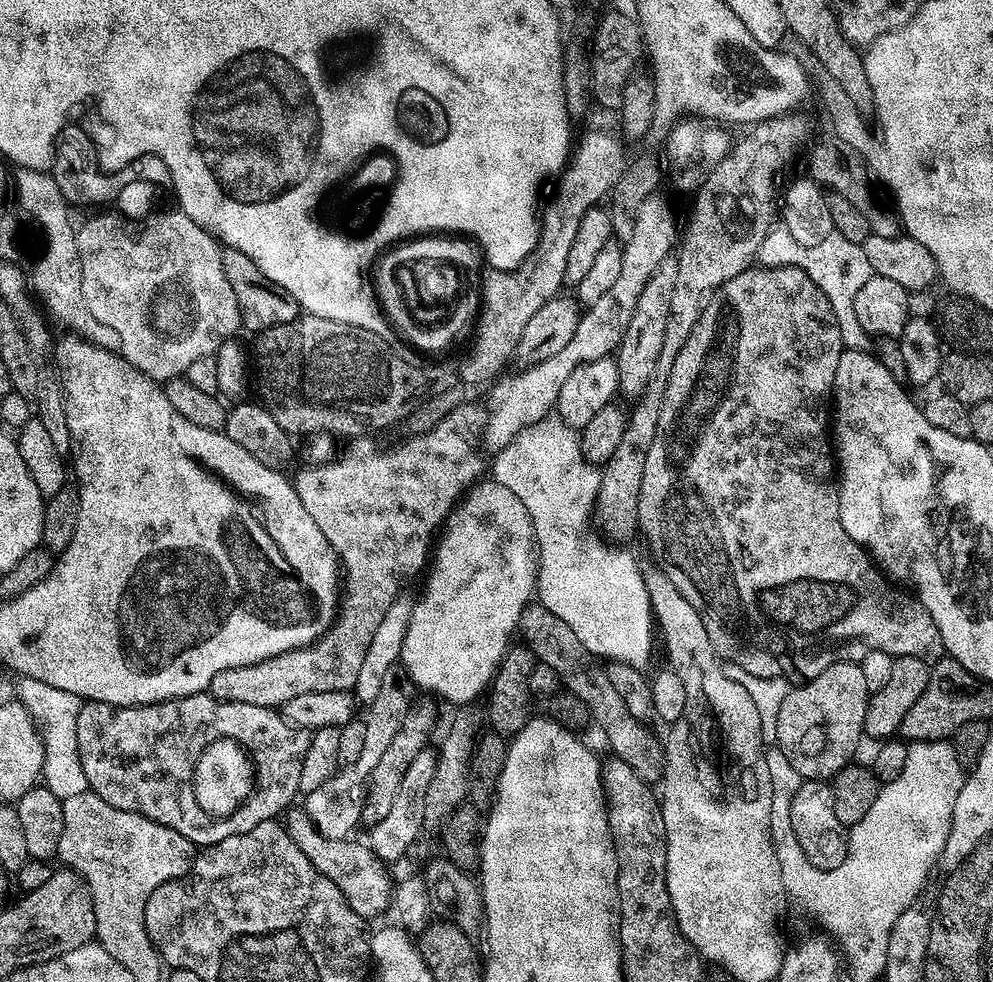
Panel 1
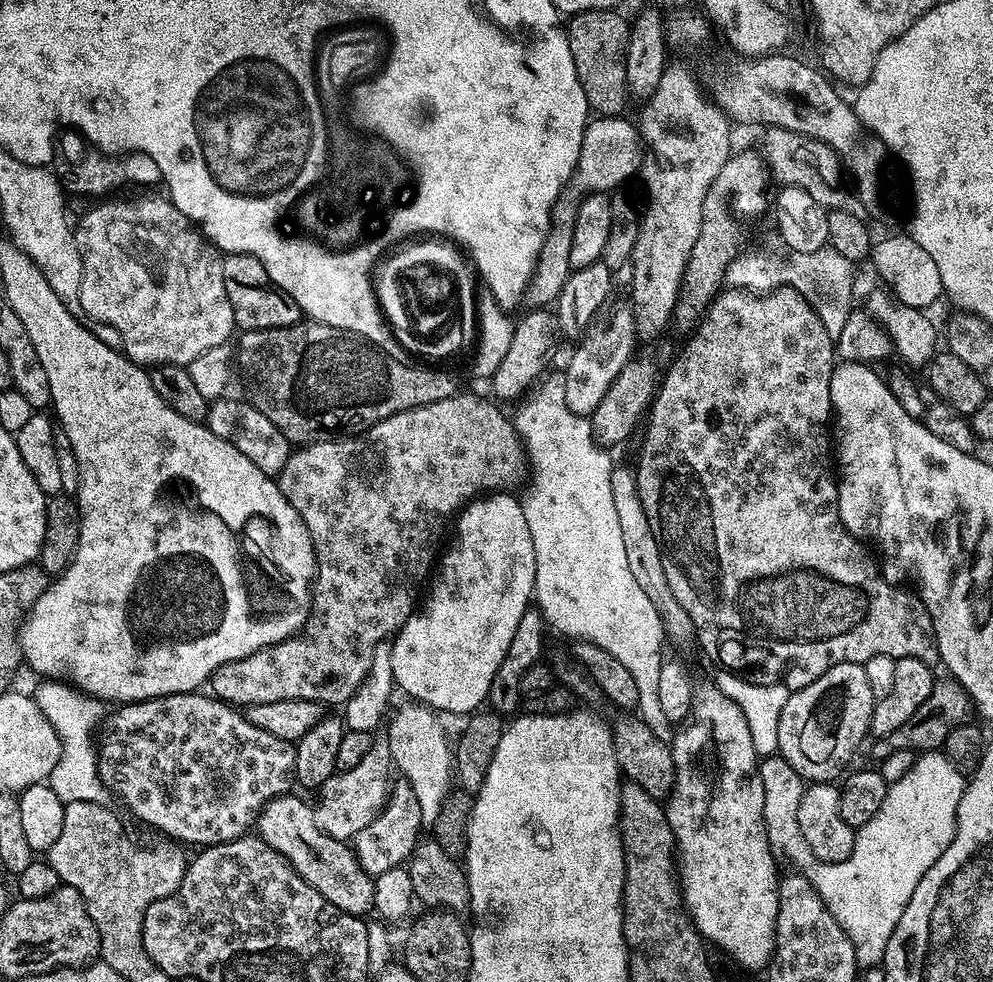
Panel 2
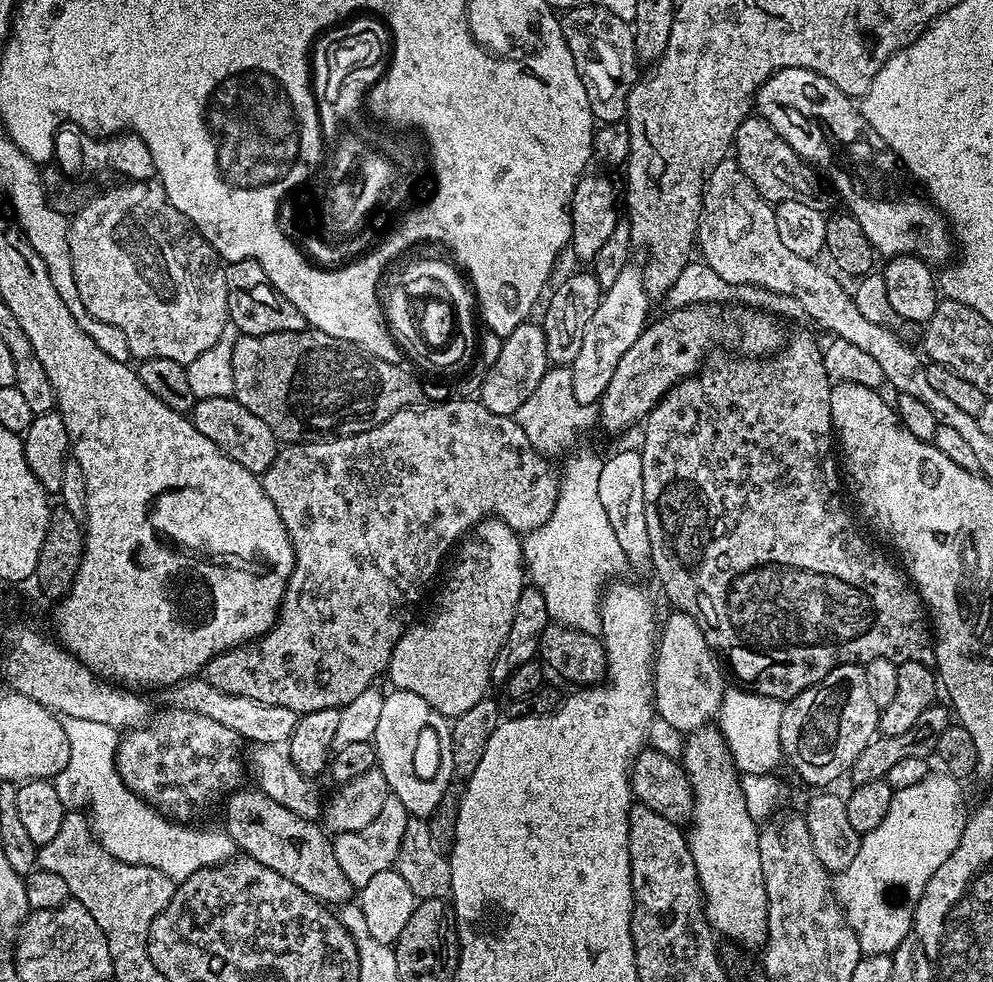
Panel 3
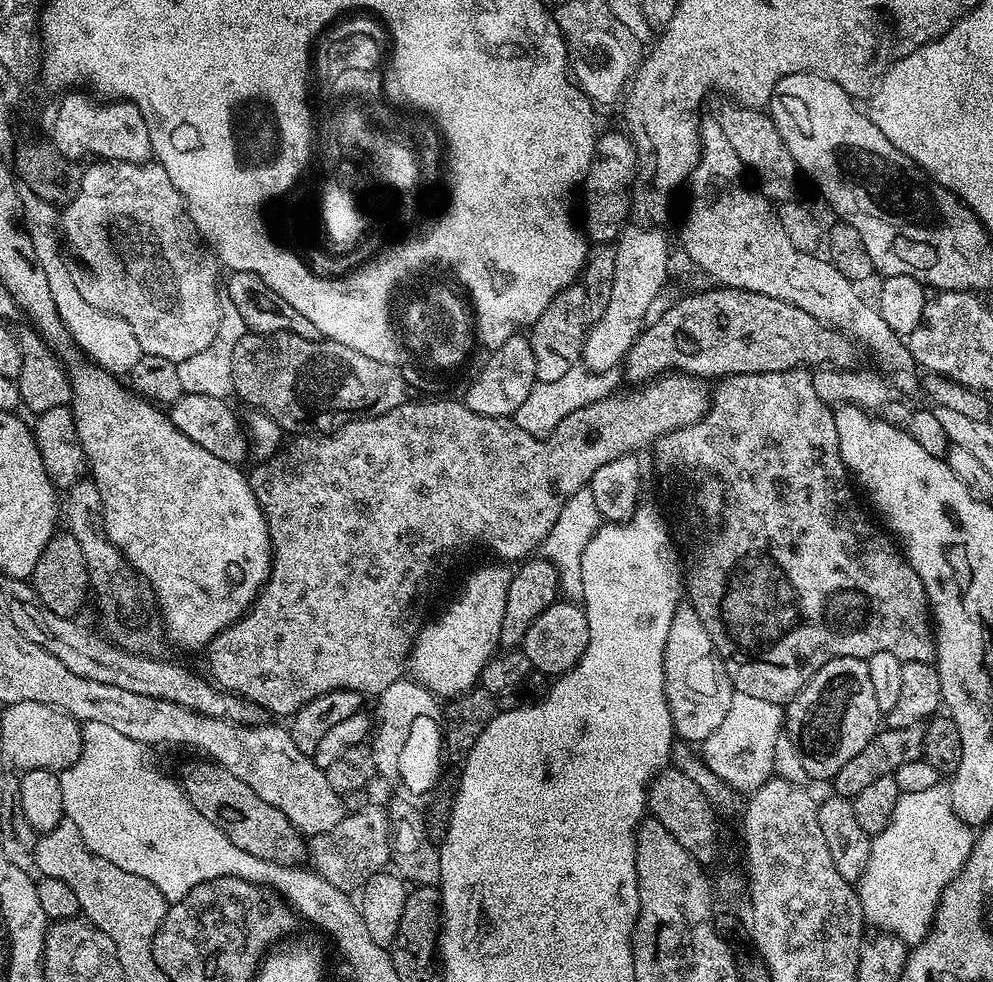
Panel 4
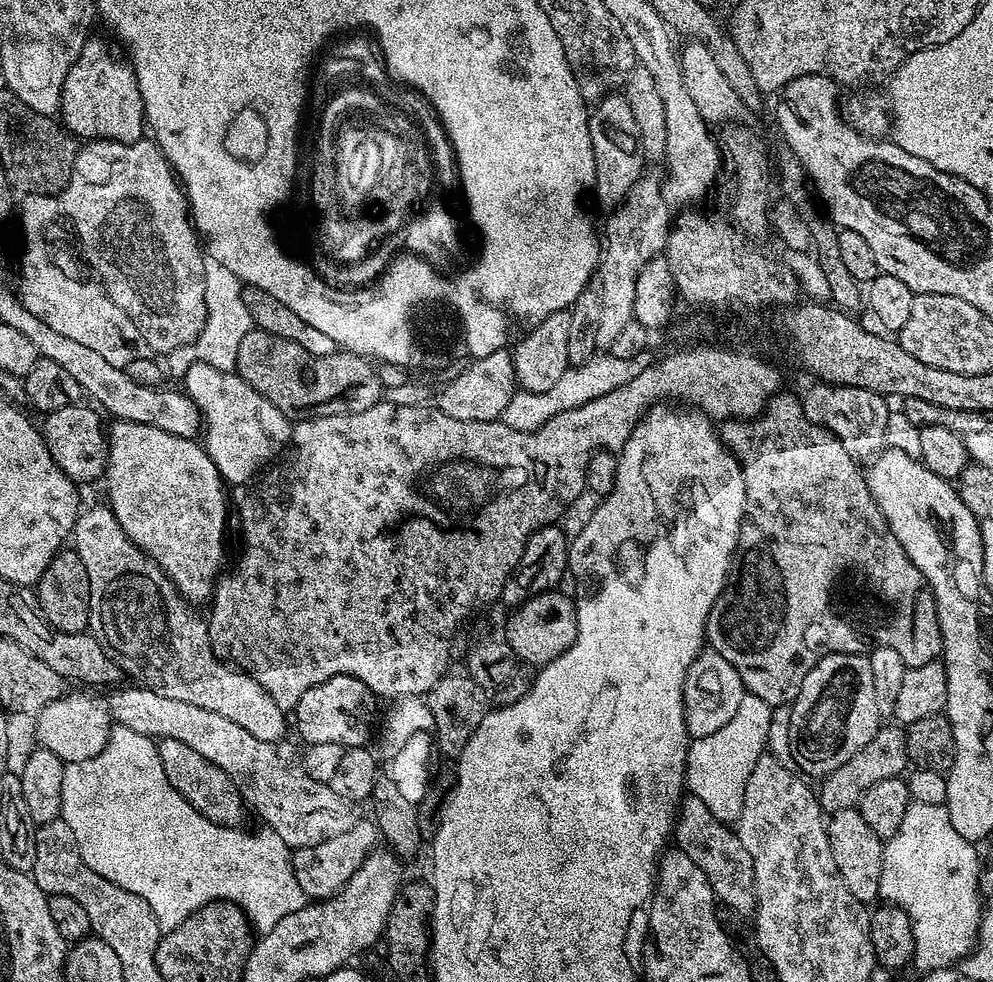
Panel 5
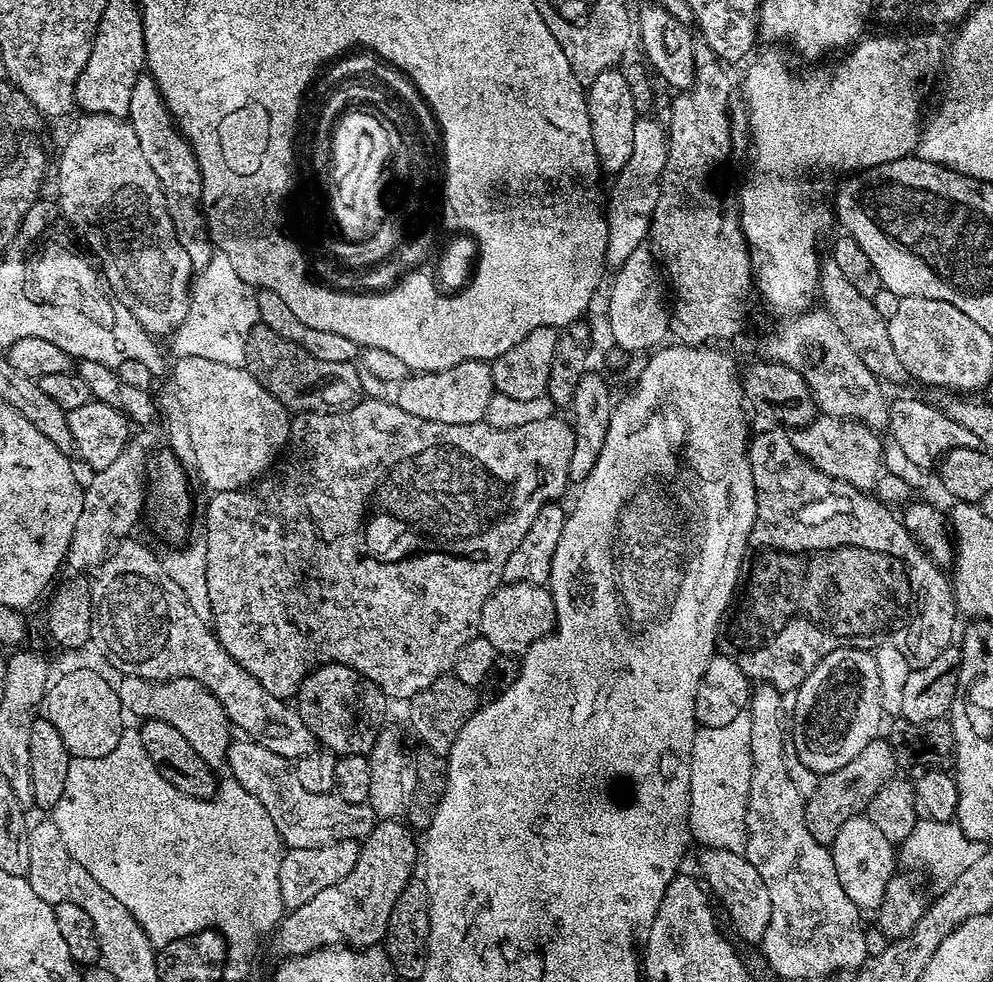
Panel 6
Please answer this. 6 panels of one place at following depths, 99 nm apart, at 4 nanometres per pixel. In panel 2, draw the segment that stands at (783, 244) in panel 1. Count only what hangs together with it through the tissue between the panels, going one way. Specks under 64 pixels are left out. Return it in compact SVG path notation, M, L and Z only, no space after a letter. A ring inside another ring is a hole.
M825 246L816 253L780 252L776 248L756 248L753 252L741 251L738 257L740 268L739 287L745 290L771 290L774 288L797 288L812 301L812 309L822 318L826 330L839 338L848 321L852 300L852 270L854 264L844 258L838 250Z

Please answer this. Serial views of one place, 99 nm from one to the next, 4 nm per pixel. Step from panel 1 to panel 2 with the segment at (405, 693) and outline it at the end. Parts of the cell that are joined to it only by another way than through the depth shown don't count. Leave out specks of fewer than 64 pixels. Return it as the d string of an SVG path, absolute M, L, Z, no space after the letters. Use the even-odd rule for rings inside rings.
M380 738L373 739L370 750L366 752L361 762L351 770L332 775L321 788L317 789L312 811L315 825L335 840L348 842L355 839L387 801L390 792L388 778L390 774L392 775L392 765L388 742Z

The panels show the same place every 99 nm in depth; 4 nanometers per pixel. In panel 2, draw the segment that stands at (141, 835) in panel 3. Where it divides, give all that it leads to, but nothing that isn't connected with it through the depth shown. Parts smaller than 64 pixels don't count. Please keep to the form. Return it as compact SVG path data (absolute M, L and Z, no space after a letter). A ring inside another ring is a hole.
M51 678L40 682L36 692L34 691L34 699L39 710L49 720L50 726L57 732L61 742L61 757L58 758L57 765L49 774L46 783L54 790L54 794L58 794L58 798L64 800L65 804L79 800L103 801L106 789L96 769L93 730L105 715L105 705L95 696L87 695L67 682Z

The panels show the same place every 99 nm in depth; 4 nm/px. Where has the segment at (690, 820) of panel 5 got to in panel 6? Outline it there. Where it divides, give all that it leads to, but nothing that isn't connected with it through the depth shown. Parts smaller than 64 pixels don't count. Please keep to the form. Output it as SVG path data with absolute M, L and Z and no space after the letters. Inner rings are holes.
M701 847L699 851L699 875L707 891L718 901L719 907L731 910L735 926L743 936L750 940L764 936L766 926L770 926L770 893L766 891L766 882L762 882L762 874L758 874L756 865L751 864L747 856L730 850Z

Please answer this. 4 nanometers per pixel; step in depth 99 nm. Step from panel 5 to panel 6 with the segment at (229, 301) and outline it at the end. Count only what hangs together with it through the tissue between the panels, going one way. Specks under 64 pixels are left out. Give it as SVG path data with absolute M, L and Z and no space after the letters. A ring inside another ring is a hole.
M218 250L213 251L210 260L199 265L190 285L186 318L182 326L178 326L170 337L172 356L208 358L211 361L225 363L226 366L243 368L246 358L246 338L250 330L254 330L254 326L260 323L256 294L257 289L243 280L238 270L234 270L234 266L230 266L230 258Z

